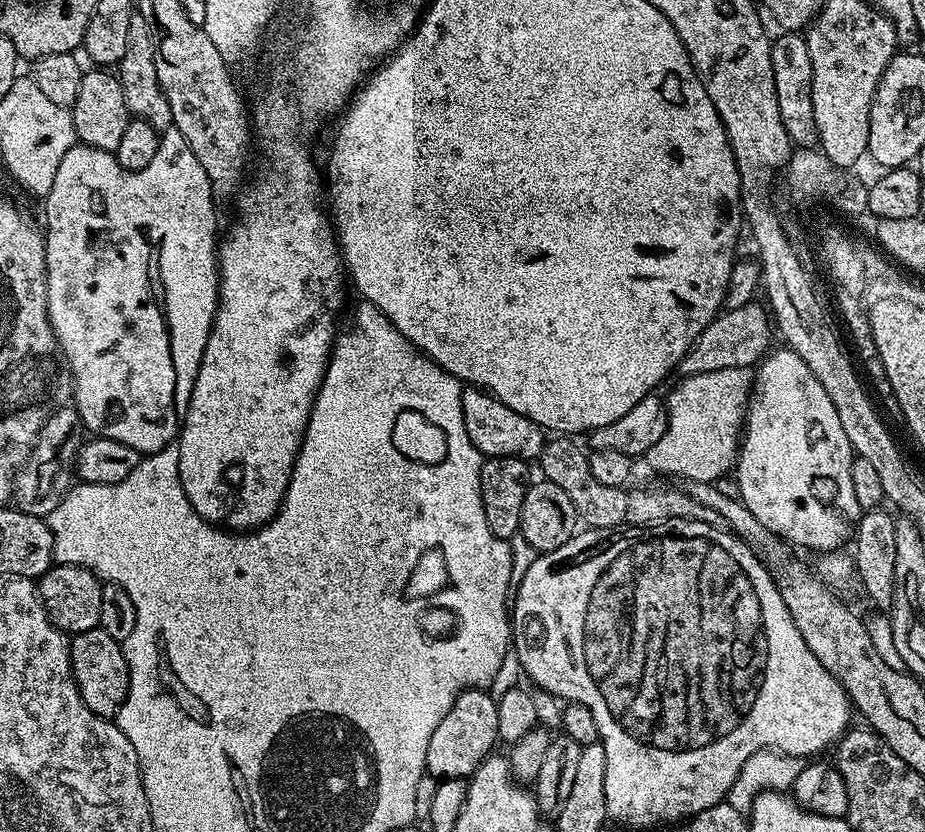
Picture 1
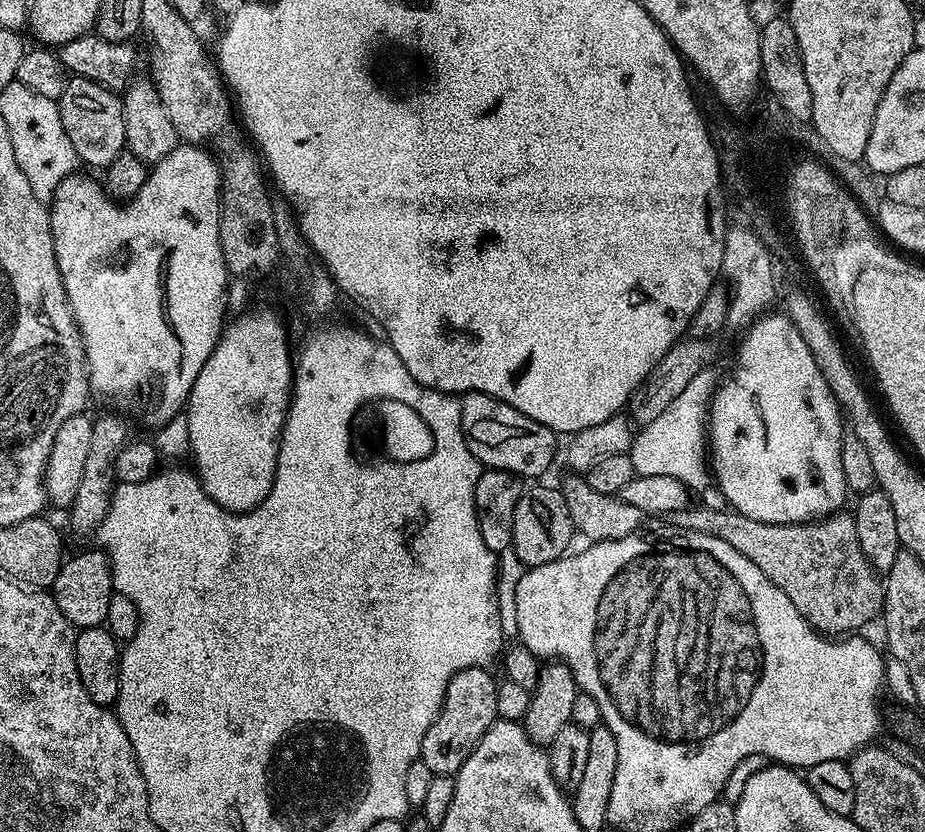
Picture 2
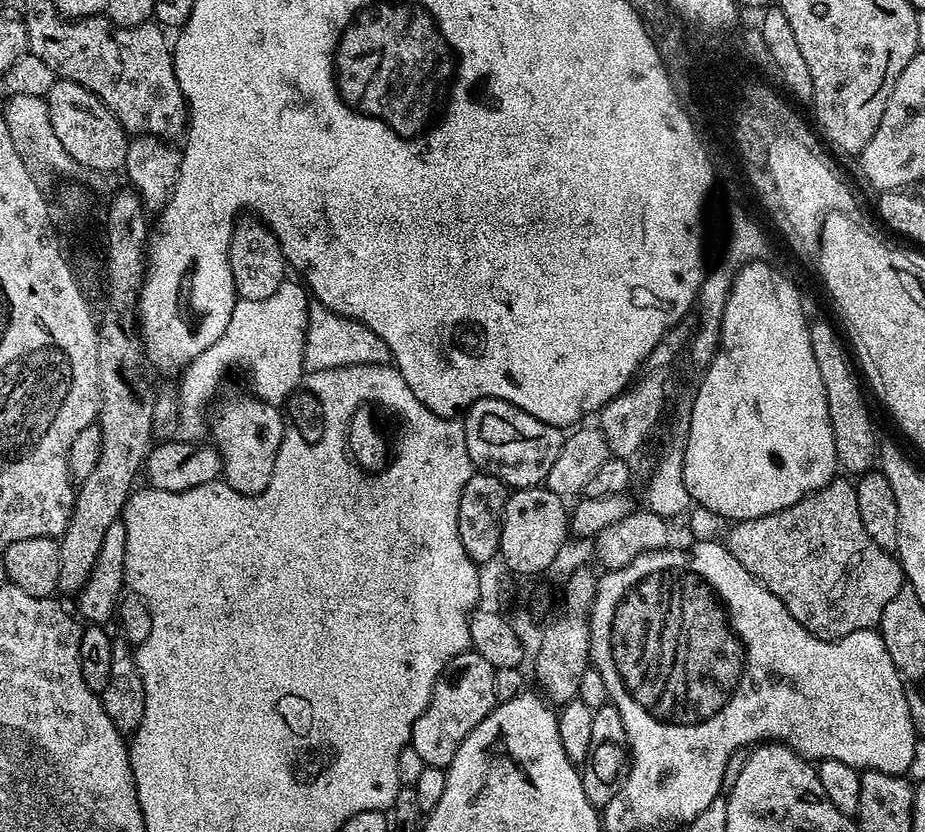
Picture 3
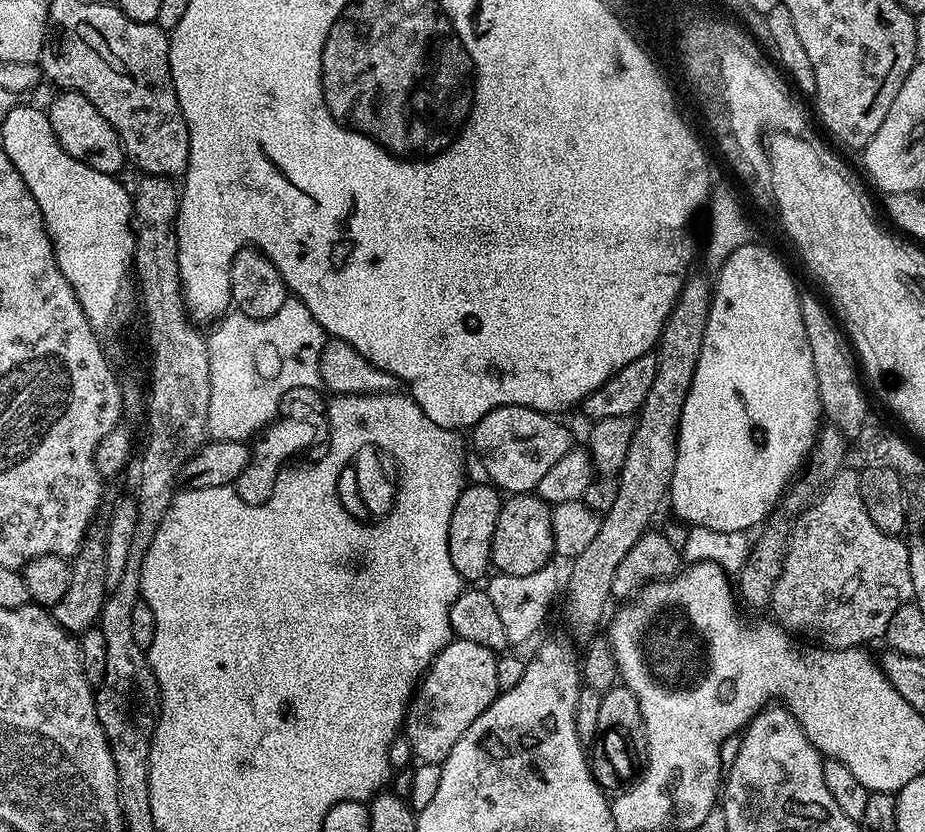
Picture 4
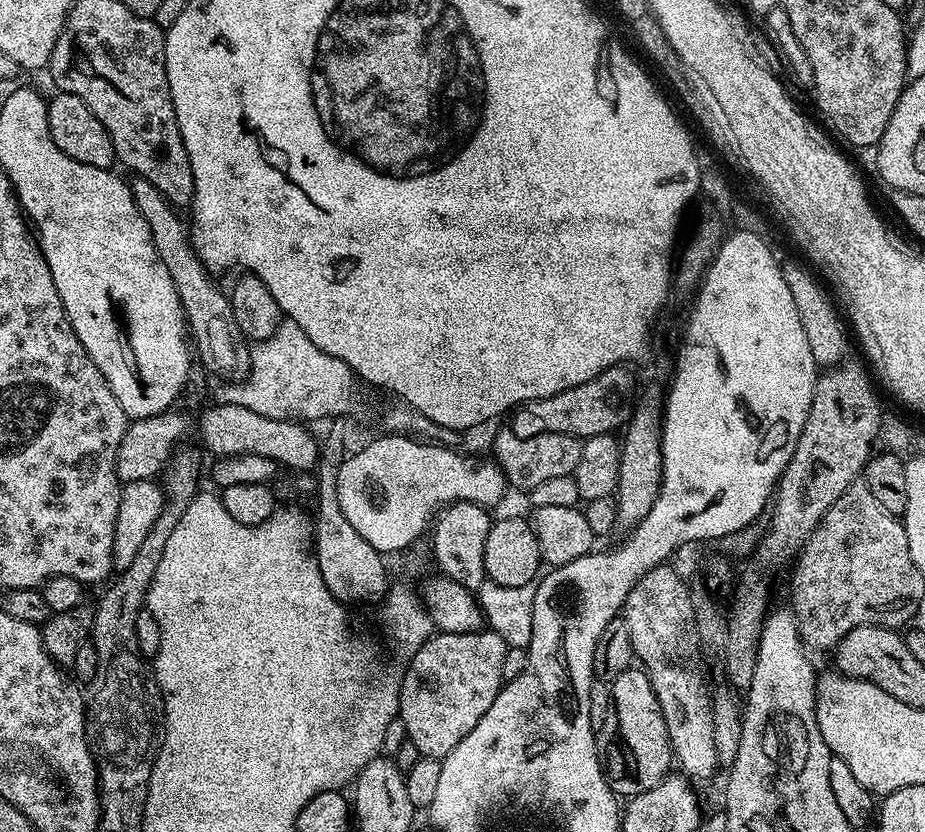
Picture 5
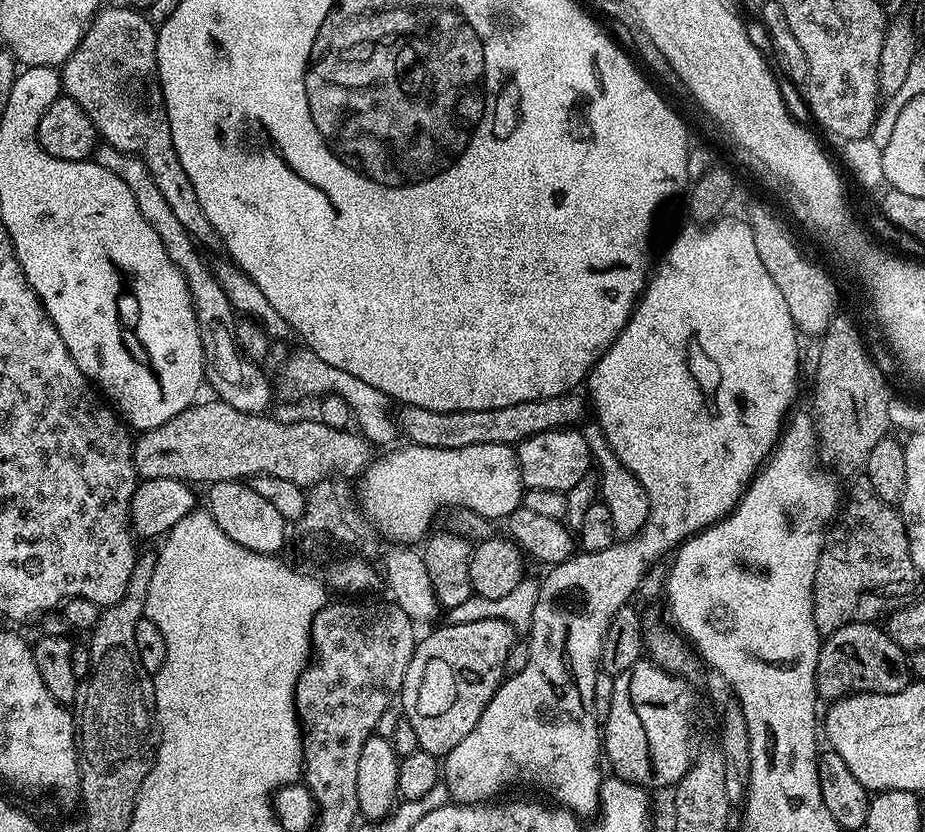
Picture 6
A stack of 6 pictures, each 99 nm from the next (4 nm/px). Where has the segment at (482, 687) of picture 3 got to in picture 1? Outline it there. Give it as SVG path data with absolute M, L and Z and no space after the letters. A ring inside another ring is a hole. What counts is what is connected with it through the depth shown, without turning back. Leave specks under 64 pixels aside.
M468 688L450 706L446 718L438 722L434 734L430 734L430 747L426 750L426 772L429 776L434 776L440 780L463 780L471 777L472 773L478 770L478 766L493 755L495 744L498 744L500 735L498 734L498 710L496 709L497 697L491 696L491 691L483 688Z

